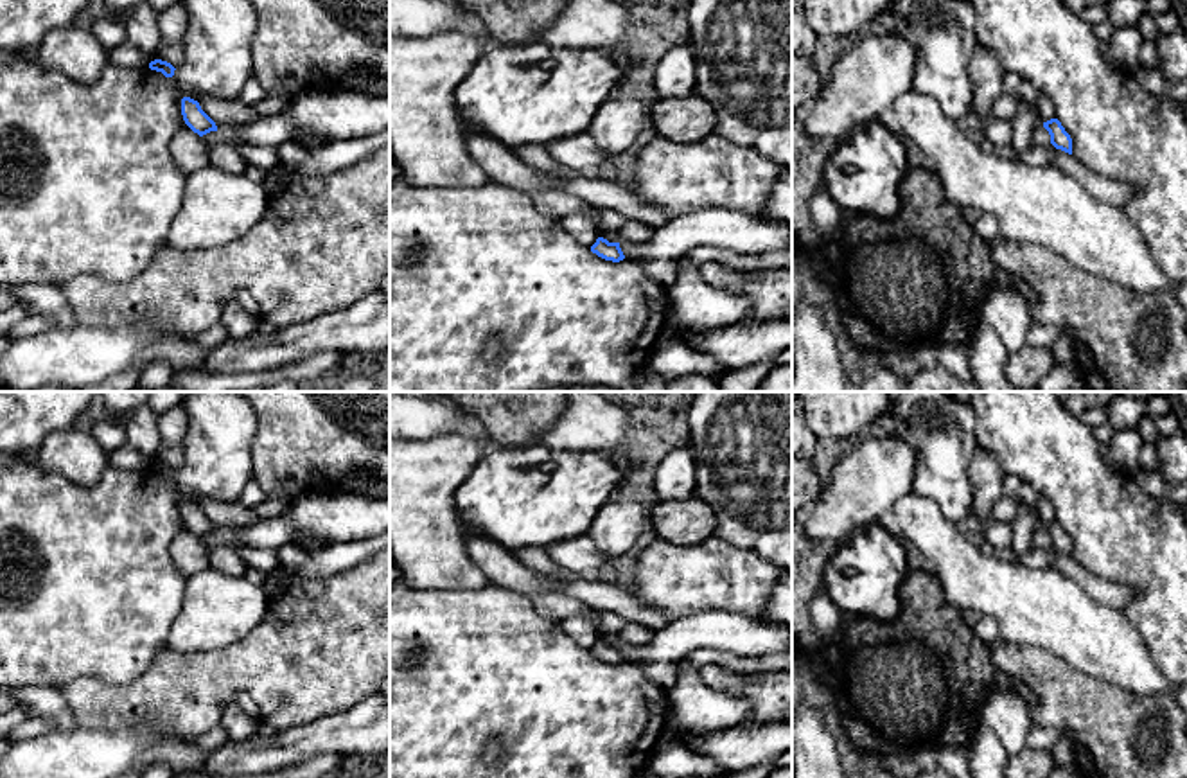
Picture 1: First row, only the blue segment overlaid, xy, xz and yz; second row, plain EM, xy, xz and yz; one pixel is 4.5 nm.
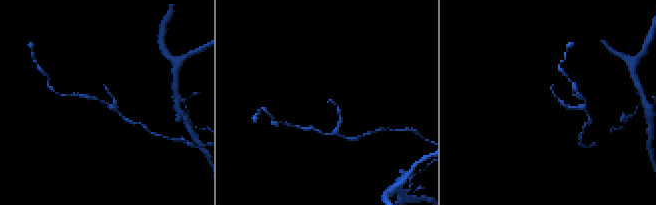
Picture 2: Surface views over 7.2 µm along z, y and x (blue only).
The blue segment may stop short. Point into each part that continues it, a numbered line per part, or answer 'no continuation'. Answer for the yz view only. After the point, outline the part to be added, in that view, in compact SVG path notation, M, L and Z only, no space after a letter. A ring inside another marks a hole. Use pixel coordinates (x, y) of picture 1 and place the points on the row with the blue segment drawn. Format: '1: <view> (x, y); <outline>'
no continuation

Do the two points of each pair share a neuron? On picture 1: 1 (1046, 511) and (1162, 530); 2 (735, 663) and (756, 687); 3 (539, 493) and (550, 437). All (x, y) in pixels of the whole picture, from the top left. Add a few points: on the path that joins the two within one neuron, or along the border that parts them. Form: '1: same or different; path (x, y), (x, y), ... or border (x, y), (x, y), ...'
1: different; border (1038, 493), (1051, 503), (1056, 520)
2: different; border (701, 667), (722, 665), (742, 674)
3: different; border (541, 442), (557, 450), (589, 451)

